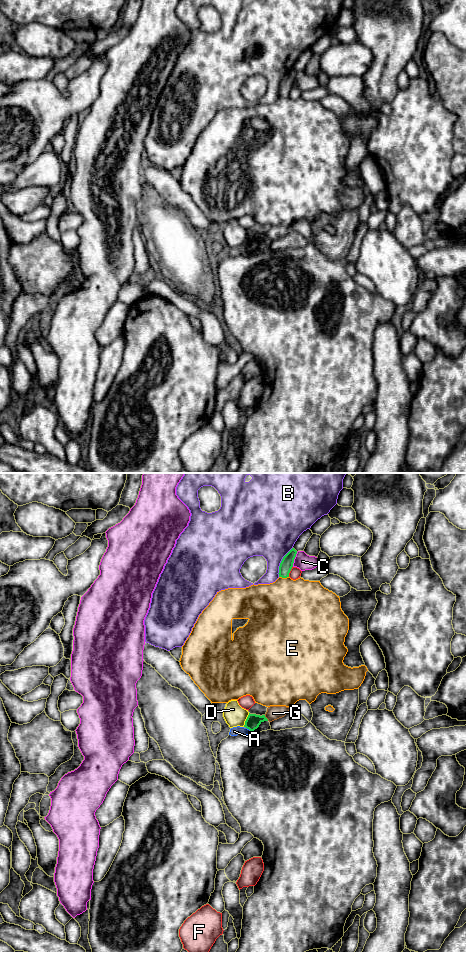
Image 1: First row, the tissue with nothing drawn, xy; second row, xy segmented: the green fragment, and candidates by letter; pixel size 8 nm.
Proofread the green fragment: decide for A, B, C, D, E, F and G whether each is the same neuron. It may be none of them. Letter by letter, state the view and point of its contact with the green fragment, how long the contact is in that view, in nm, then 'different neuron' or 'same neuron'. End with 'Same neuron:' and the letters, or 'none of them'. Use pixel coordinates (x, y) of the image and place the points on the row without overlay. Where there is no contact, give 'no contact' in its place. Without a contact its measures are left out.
A: meets green in xy at (248, 248); contact 50 nm long; same neuron
B: meets green in xy at (281, 82); contact 260 nm long; different neuron
C: meets green in xy at (294, 78); contact 130 nm long; different neuron
D: meets green in xy at (246, 240); contact 120 nm long; different neuron
E: meets green in xy at (284, 97); contact 80 nm long; different neuron
F: meets green in xy at (290, 90); contact 90 nm long; different neuron
G: meets green in xy at (266, 238); contact 60 nm long; different neuron
Same neuron: A

